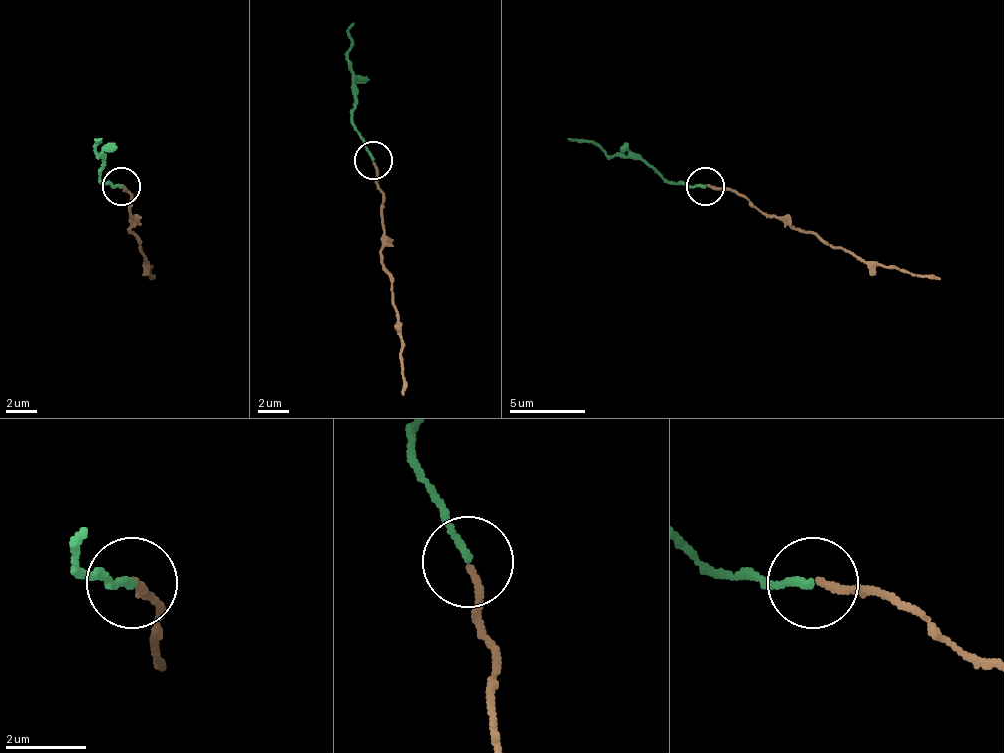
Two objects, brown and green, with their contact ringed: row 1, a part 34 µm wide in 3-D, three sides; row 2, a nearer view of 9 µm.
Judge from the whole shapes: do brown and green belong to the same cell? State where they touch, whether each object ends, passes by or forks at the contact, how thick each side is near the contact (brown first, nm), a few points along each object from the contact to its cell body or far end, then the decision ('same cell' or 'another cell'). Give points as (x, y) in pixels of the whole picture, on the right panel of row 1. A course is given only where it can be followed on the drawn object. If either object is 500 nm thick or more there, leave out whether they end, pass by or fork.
(705, 186) | brown ends | green ends | 180/180 nm | brown via (708, 185), (742, 192), (769, 215), (814, 230), (825, 242), (863, 260), (939, 279) | green via (704, 185), (663, 177), (640, 158), (568, 140) | same cell

